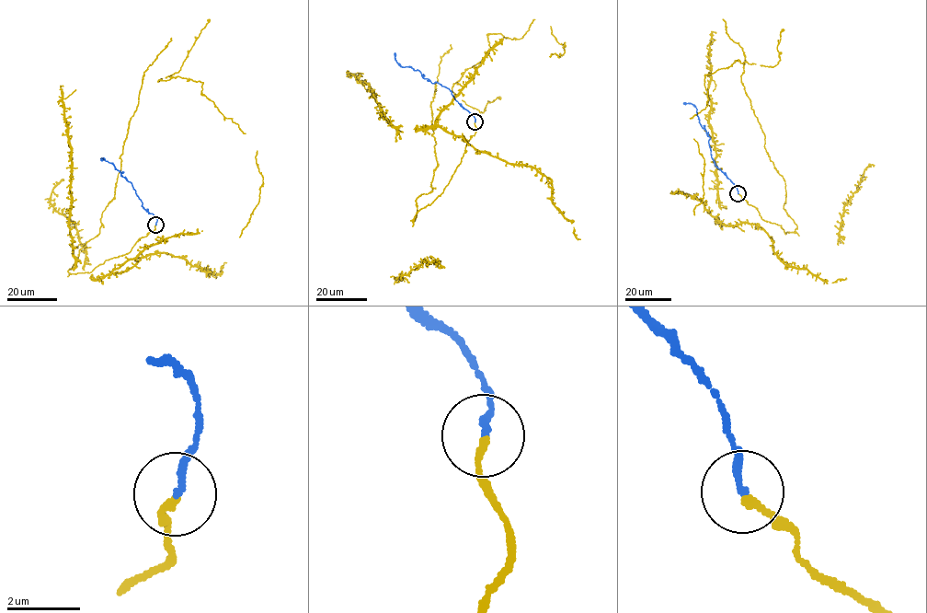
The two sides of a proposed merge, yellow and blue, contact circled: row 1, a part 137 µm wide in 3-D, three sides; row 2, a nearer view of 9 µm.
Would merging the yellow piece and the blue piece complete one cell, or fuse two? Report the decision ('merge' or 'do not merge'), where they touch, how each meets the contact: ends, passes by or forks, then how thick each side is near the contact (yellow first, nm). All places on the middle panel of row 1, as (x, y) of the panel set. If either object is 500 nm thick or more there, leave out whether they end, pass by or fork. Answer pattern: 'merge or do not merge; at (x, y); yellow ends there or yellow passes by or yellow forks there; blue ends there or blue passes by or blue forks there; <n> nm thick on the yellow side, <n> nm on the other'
merge; at (474, 121); yellow ends there; blue ends there; 190 nm thick on the yellow side, 190 nm on the other

